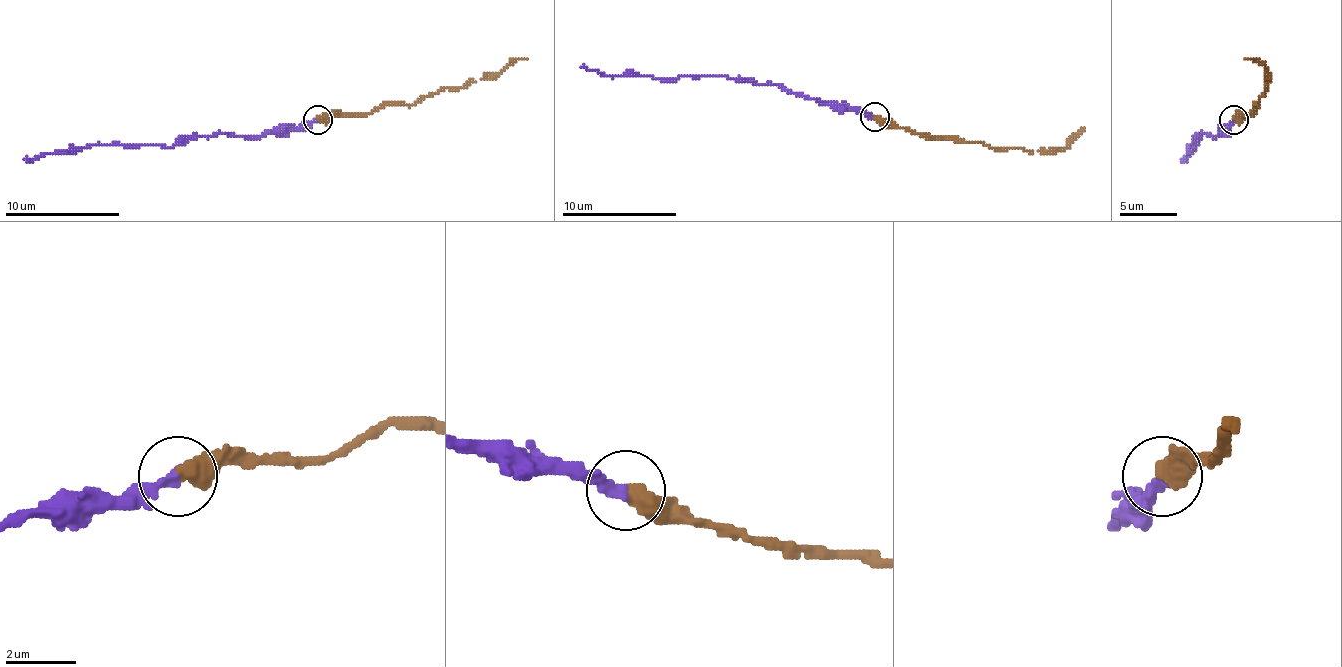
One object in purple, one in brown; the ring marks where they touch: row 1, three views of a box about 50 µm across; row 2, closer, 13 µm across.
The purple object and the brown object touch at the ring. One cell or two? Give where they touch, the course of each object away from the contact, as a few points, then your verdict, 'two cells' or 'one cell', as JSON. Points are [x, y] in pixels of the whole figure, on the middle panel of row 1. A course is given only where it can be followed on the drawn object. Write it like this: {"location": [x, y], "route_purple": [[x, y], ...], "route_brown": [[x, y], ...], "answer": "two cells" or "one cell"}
{"location": [875, 117], "route_purple": [[874, 116], [854, 107], [831, 107], [776, 84], [727, 76], [601, 76], [581, 67]], "route_brown": [[874, 116], [943, 139], [1026, 150], [1061, 150], [1084, 127]], "answer": "one cell"}

